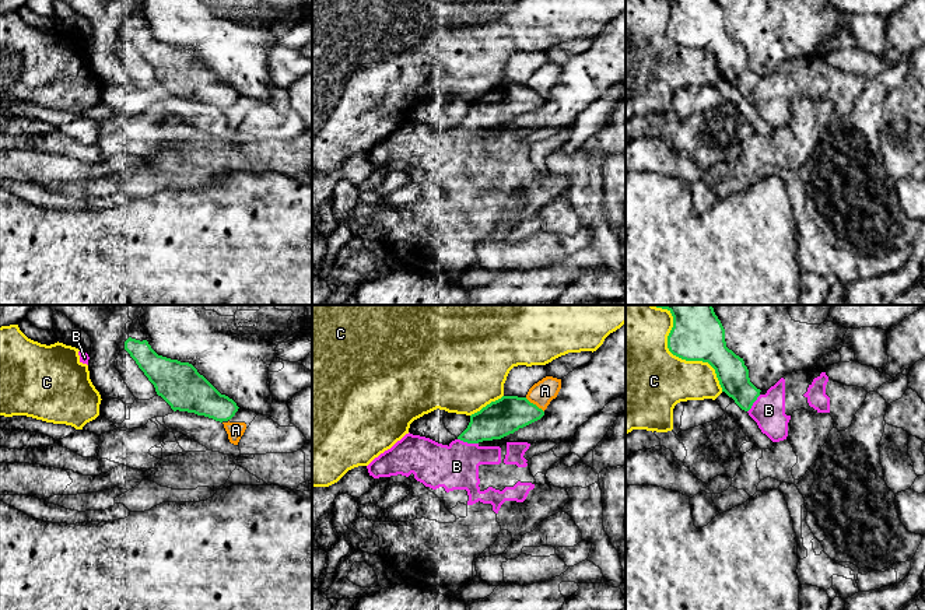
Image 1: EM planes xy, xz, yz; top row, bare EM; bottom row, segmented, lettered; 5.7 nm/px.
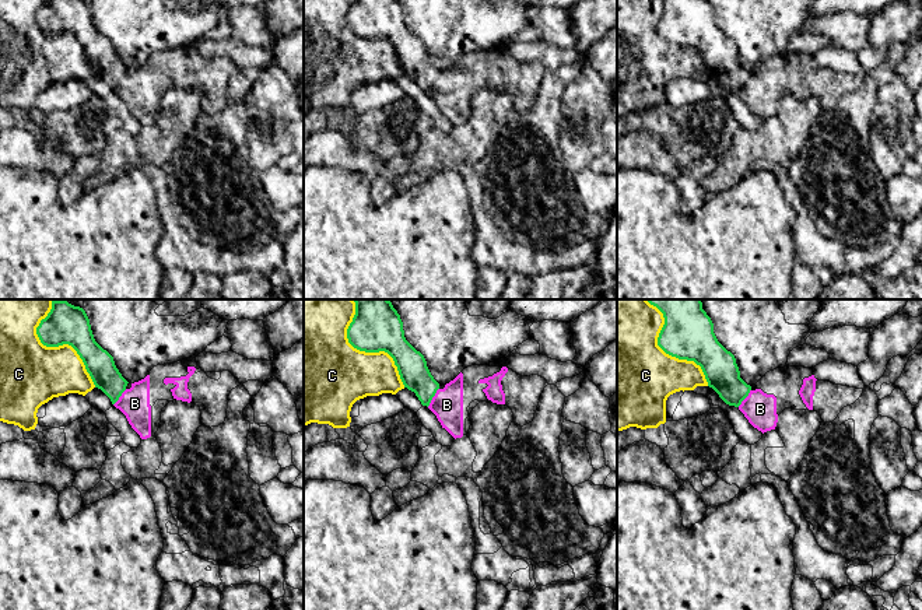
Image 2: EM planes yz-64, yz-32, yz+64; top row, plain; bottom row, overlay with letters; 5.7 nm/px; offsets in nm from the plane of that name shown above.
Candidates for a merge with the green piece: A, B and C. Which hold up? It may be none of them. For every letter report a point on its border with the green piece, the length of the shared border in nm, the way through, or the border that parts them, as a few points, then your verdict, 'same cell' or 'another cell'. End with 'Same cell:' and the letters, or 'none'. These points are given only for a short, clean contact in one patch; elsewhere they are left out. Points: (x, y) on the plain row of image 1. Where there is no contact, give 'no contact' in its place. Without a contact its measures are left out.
A: meets green in xz at (535, 91); contact 140 nm long; border along xz (525, 84), (543, 98); another cell
B: meets green in xz at (468, 129); contact 120 nm long; same cell
C: meets green in yz at (685, 45); contact 550 nm long; another cell
Same cell: B

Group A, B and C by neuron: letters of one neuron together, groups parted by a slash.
A / B / C

